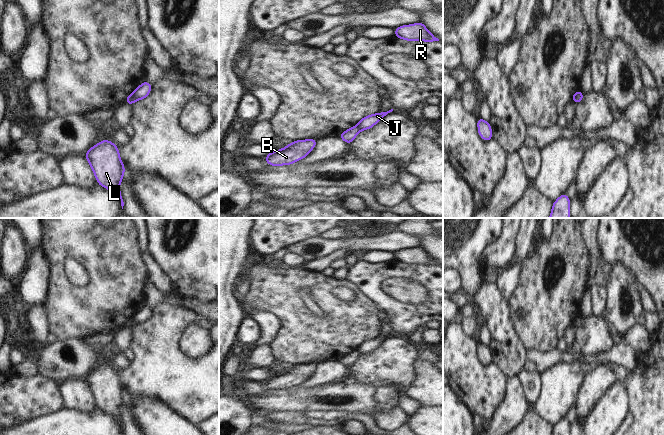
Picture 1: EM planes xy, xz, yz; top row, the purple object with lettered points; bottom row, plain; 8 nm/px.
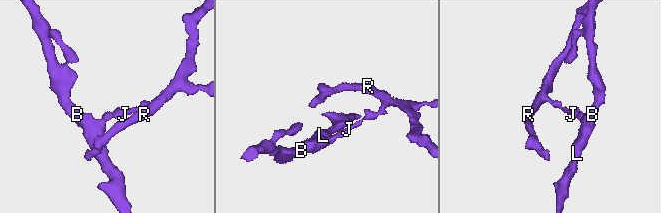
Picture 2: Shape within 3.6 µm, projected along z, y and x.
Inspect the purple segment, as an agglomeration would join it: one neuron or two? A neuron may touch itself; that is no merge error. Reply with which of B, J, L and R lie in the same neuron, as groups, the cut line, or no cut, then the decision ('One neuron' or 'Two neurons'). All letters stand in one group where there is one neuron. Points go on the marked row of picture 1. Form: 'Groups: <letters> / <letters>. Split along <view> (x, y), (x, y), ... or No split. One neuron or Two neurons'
Groups: B L / J R. Split along xy (131, 94), (135, 100). Two neurons

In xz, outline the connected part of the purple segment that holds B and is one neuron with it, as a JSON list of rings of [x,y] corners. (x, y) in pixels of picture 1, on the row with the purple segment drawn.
[[[316,139],[298,140],[281,150],[273,151],[264,159],[272,166],[289,165],[306,157],[316,146],[316,142]]]

